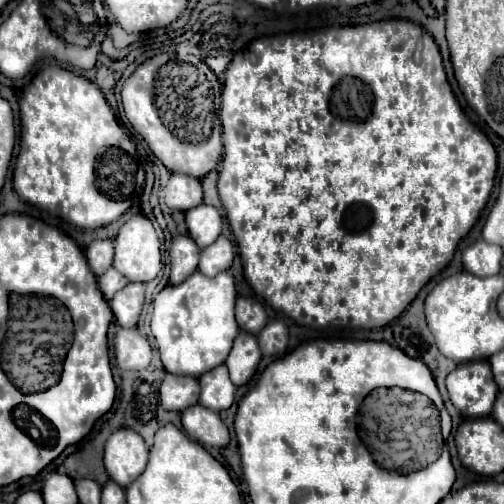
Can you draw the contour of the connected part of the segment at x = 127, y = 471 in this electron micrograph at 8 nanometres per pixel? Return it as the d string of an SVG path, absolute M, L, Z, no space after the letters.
M118 428L104 446L104 466L120 486L132 484L148 464L148 446L142 436L130 428Z

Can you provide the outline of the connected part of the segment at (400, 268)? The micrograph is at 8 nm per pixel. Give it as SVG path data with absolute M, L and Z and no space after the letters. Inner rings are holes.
M380 20L366 26L338 26L312 34L266 36L250 42L226 68L220 120L224 132L224 156L218 176L218 192L232 234L238 242L244 276L268 306L286 312L300 326L326 328L348 324L348 329L370 331L370 328L390 324L406 310L420 288L448 266L458 242L474 226L494 186L496 150L492 142L466 118L456 102L432 36L428 36L420 24L412 24L410 20Z

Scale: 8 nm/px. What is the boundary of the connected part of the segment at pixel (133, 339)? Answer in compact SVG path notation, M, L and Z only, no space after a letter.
M120 328L114 338L116 364L122 370L144 370L152 360L152 348L136 328Z

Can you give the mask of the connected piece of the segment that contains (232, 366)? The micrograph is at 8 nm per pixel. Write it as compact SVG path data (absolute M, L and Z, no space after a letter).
M240 332L234 340L234 346L230 350L230 356L226 360L226 366L230 370L230 380L236 386L246 384L260 362L260 348L258 348L258 340L256 336L252 336L250 332Z

